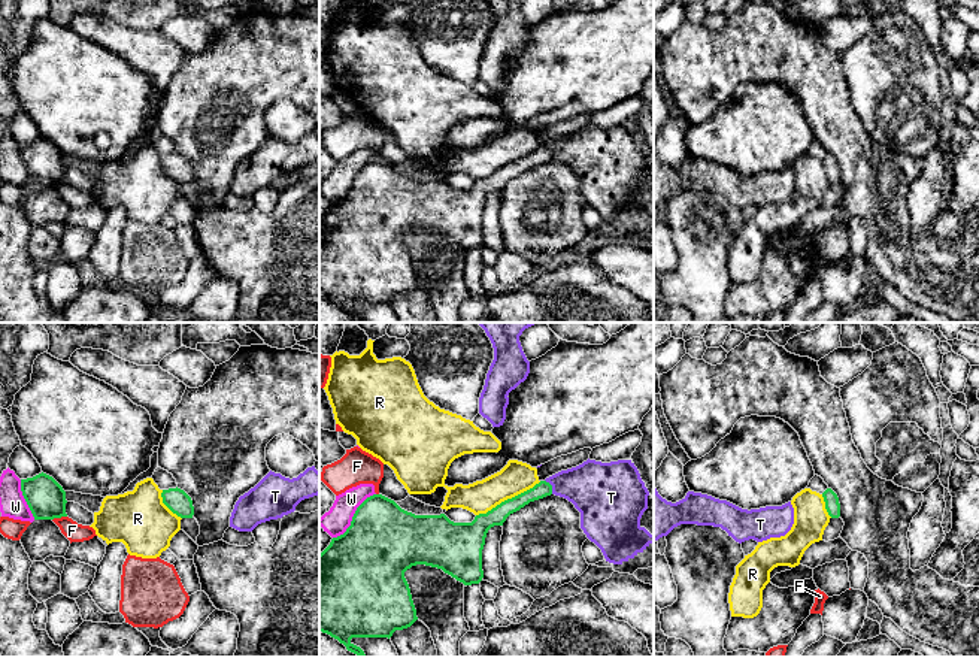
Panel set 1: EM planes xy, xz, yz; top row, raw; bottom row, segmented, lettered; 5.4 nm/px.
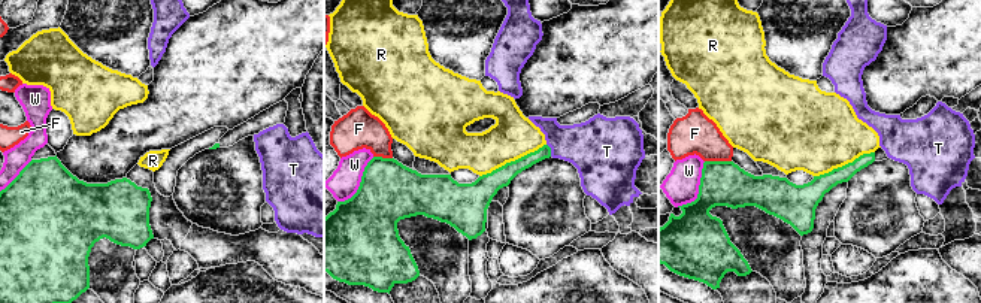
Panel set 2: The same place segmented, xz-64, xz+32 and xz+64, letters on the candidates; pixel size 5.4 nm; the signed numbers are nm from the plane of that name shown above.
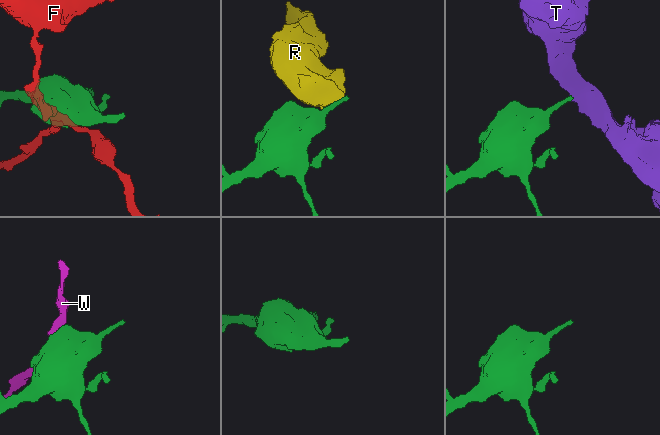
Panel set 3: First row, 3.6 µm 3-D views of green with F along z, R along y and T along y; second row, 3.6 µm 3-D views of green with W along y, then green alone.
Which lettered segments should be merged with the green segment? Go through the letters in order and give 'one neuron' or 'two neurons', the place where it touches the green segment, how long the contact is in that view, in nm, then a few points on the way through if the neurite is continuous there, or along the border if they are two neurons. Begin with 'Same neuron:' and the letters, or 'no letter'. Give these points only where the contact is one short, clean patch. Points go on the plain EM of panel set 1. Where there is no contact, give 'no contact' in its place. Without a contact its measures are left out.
Same neuron: no letter
F: two neurons; contact xy (58, 182); length 80 nm; border xy (66, 181), (52, 185)
R: two neurons; contact xz (508, 164); length 400 nm; border xz (540, 147), (476, 181)
T: two neurons; contact xz (551, 153); length 90 nm; border xz (545, 145), (551, 151), (552, 159)
W: two neurons; contact xz (352, 182); length 340 nm; border xz (375, 159), (357, 173), (351, 190), (333, 203)

